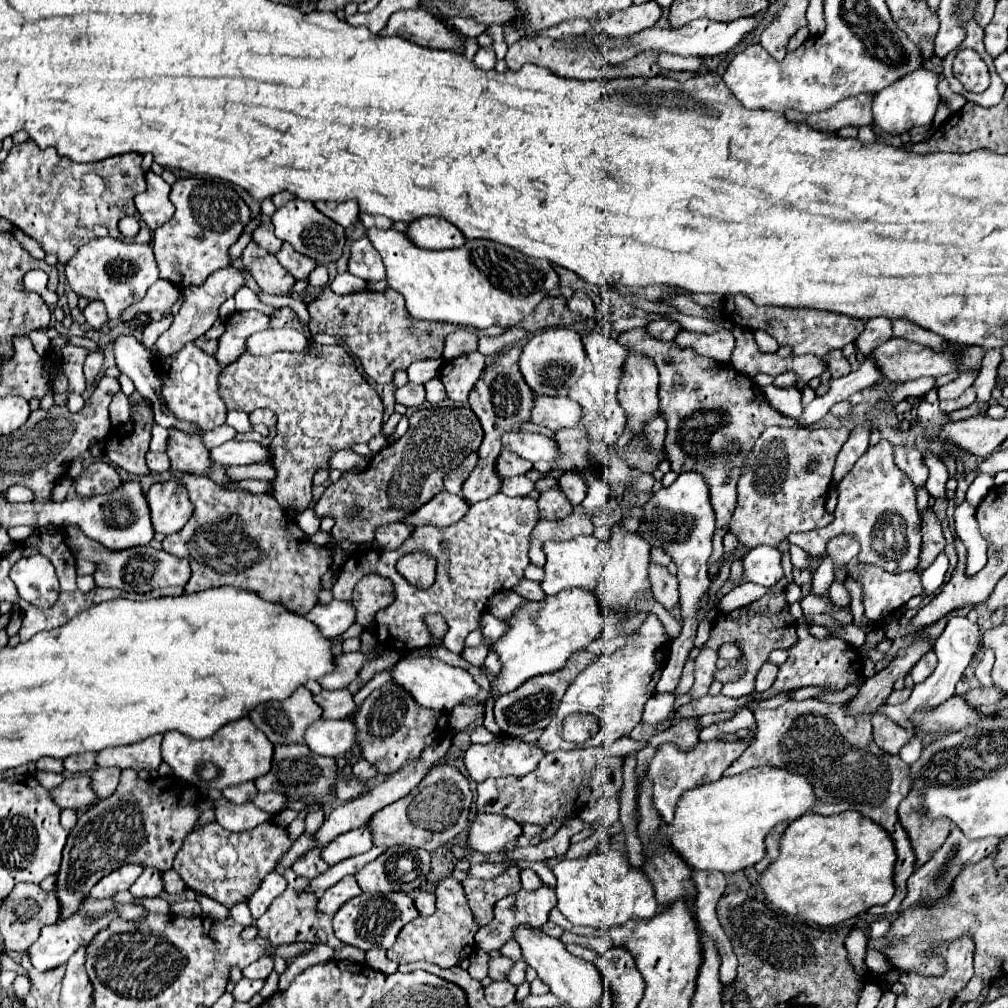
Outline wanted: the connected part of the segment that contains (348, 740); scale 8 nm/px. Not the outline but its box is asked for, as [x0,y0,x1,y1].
[303,719,355,757]

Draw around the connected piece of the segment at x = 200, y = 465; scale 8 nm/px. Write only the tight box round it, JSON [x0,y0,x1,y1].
[167,431,211,475]

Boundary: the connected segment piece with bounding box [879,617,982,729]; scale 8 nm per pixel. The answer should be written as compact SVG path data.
M955 617L955 619L951 619L951 621L947 623L943 635L941 635L941 637L937 639L937 643L935 643L935 653L937 653L937 657L939 657L939 665L937 665L937 669L931 673L931 677L927 677L923 683L915 685L911 697L909 697L905 703L901 703L901 705L883 705L883 707L879 707L879 713L891 717L891 719L893 719L899 727L903 727L903 729L913 729L911 717L913 717L915 713L931 711L931 709L939 707L941 703L945 703L949 697L955 695L955 685L957 685L957 681L961 679L965 667L969 665L969 661L973 659L973 655L975 655L977 649L979 649L981 641L981 631L979 631L979 627L977 627L975 623L971 623L971 621L965 619L965 617Z

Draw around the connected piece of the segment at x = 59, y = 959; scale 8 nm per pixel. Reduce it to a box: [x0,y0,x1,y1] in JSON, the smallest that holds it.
[27,913,117,971]

